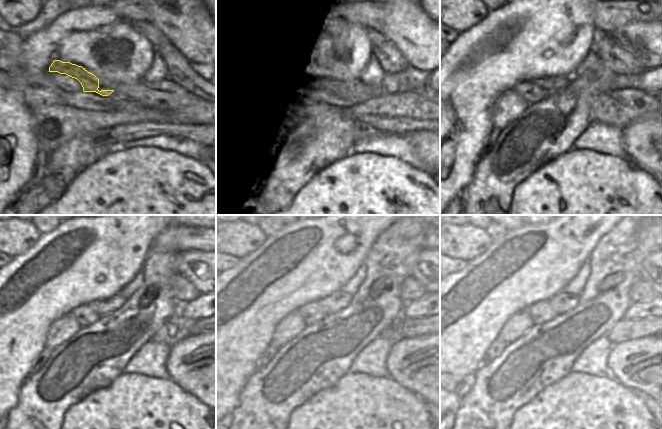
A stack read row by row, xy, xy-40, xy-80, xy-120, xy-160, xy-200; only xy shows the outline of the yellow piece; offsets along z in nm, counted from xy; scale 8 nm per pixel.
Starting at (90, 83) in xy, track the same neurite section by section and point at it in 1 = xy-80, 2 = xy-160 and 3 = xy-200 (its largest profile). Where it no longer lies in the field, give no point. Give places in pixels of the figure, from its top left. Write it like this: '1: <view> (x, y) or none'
1: xy-80 (549, 83)
2: xy-160 (336, 302)
3: xy-200 (562, 302)

